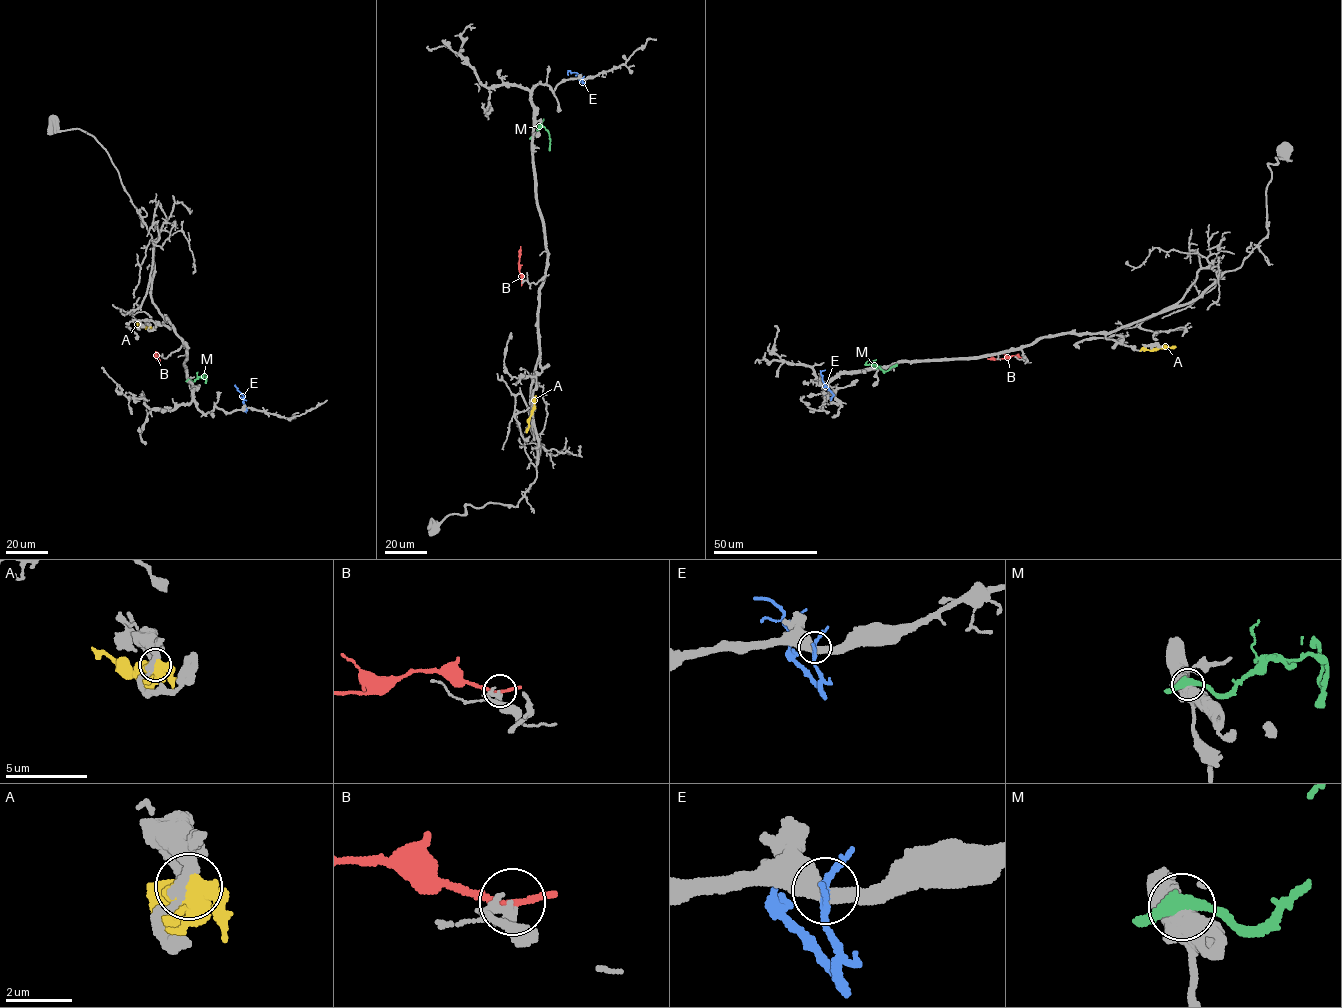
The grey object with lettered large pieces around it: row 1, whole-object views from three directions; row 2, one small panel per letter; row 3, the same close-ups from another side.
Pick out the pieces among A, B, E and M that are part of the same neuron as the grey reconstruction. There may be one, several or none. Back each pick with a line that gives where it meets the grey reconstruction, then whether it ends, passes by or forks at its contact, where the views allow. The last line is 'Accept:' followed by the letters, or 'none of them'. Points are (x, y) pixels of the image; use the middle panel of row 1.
Accept: none of them

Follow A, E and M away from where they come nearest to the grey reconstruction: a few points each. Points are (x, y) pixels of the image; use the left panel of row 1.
A: (149, 327), (137, 323)
E: (245, 409), (244, 397), (235, 385)
M: (189, 380), (204, 376), (206, 381), (204, 372)

